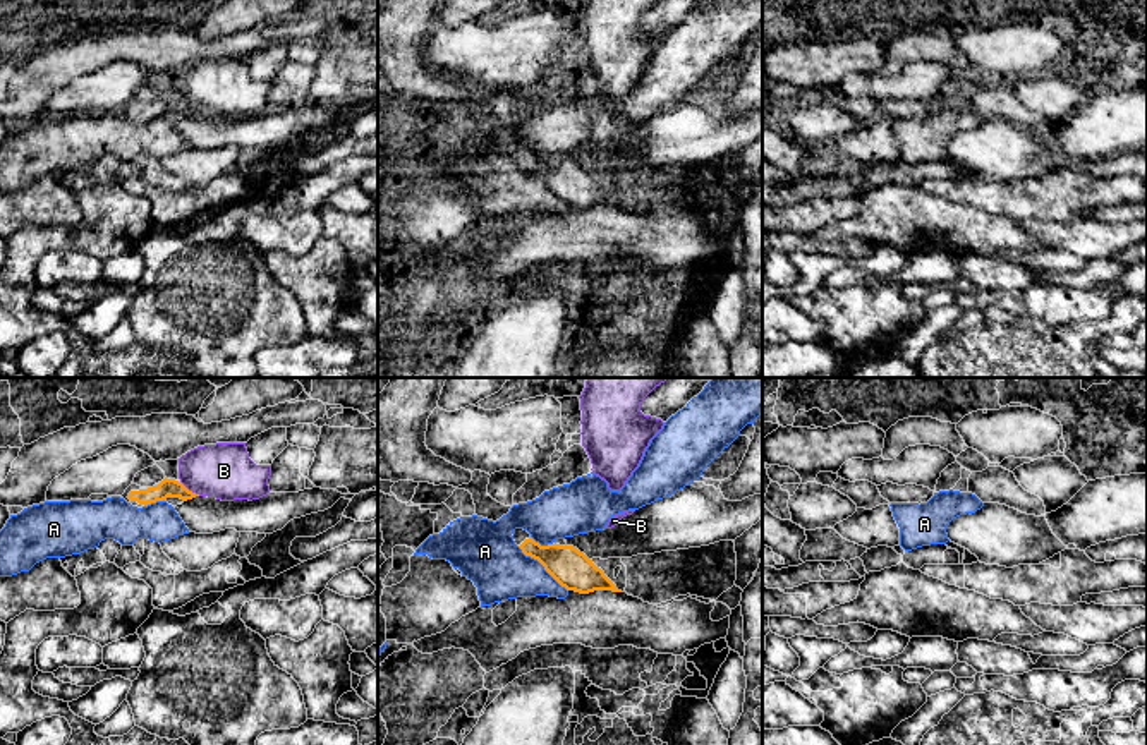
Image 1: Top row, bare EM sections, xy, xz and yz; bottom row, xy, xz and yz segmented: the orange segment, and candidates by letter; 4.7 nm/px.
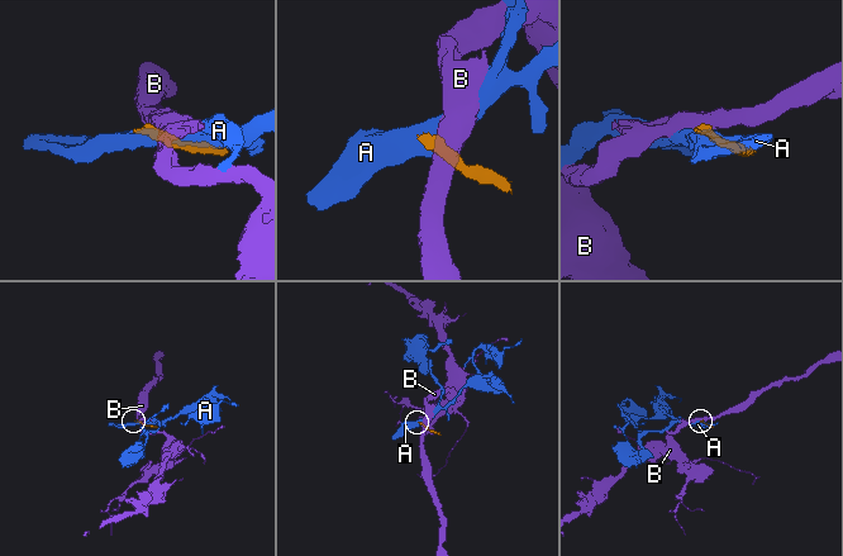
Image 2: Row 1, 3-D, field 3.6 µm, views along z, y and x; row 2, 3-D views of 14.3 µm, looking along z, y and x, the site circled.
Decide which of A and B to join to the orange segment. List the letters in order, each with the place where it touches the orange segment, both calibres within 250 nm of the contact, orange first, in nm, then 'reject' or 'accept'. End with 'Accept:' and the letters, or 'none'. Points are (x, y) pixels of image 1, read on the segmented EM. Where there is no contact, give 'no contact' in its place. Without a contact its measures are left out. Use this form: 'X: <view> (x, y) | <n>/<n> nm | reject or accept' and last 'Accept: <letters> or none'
A: xz (543, 565) | 180/280 nm | reject
B: xy (188, 490) | 90/260 nm | reject
Accept: none

